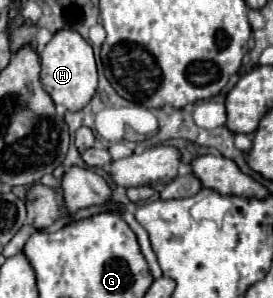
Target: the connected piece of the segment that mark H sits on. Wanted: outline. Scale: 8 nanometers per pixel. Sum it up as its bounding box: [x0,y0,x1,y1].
[40,29,98,111]

